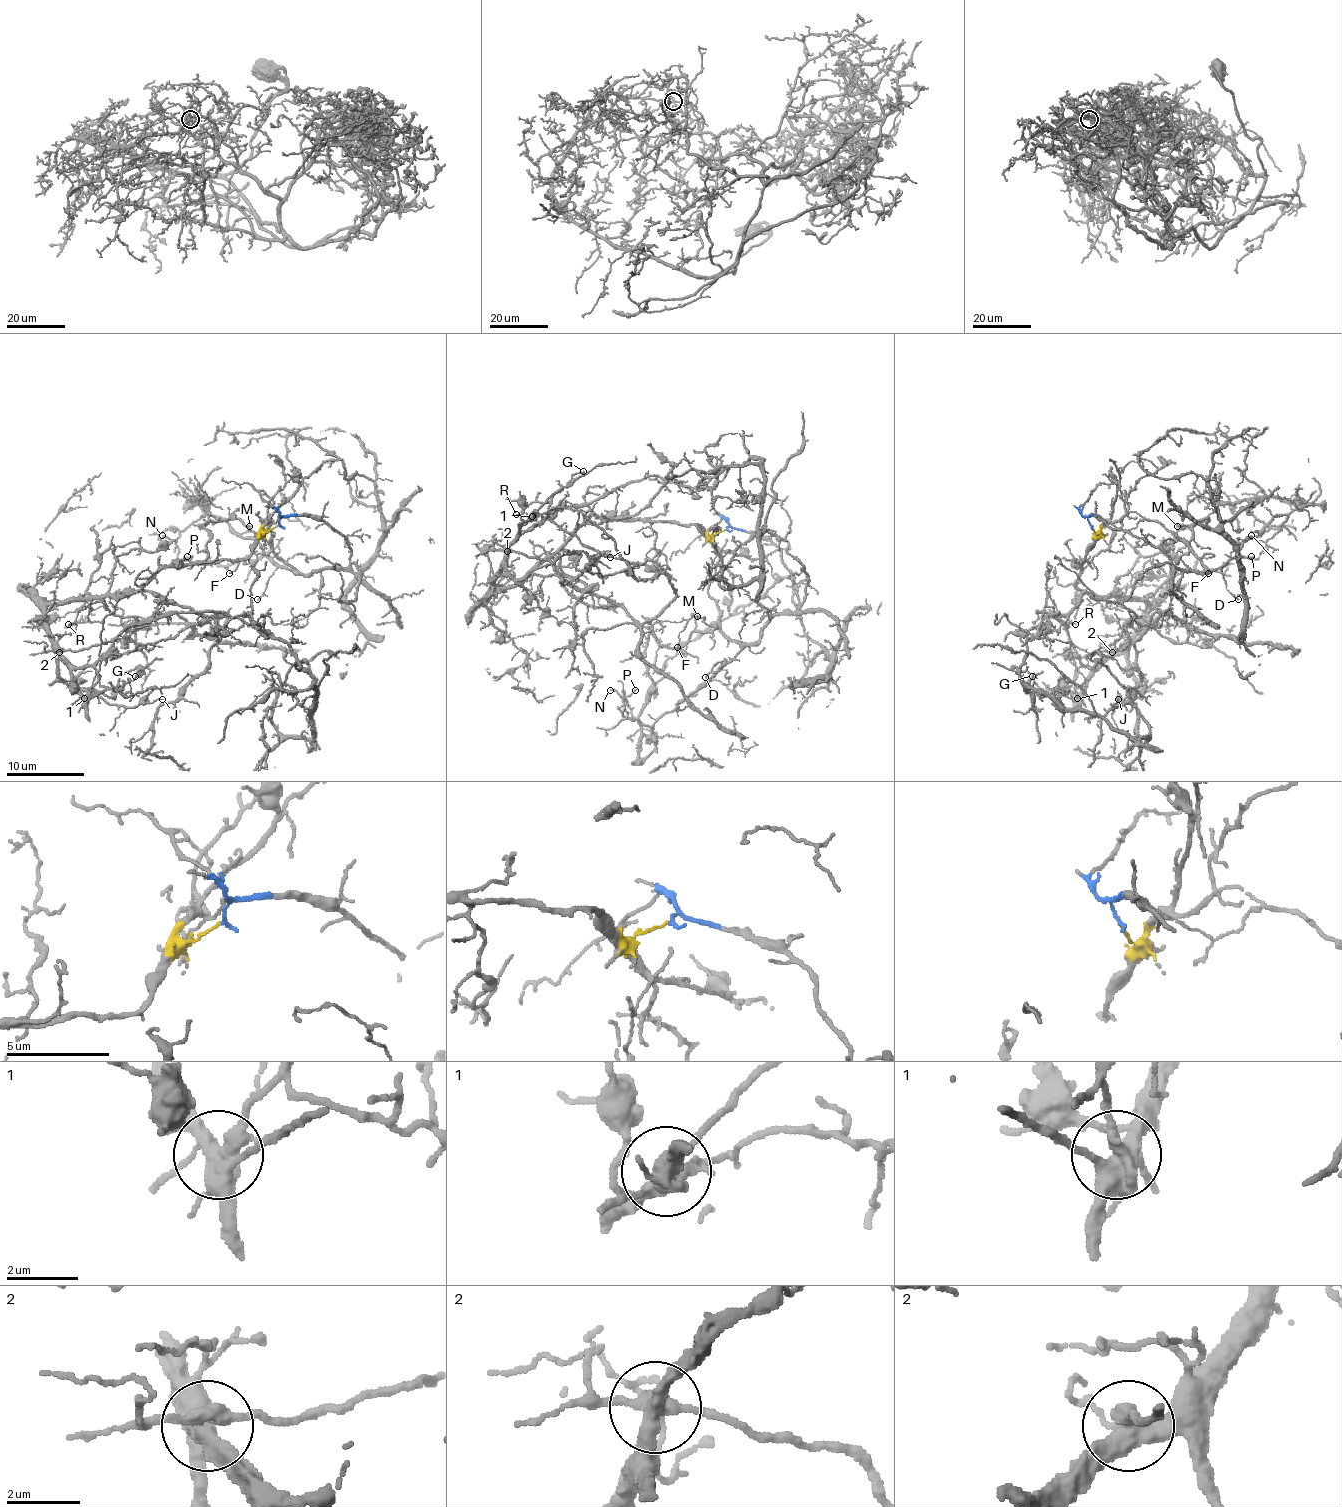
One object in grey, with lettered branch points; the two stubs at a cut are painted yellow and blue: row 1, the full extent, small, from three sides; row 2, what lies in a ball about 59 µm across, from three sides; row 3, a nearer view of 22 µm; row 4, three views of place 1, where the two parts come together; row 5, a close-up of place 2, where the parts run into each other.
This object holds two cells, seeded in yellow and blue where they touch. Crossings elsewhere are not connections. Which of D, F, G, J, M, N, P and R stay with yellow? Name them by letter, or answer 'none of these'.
G, J, R

